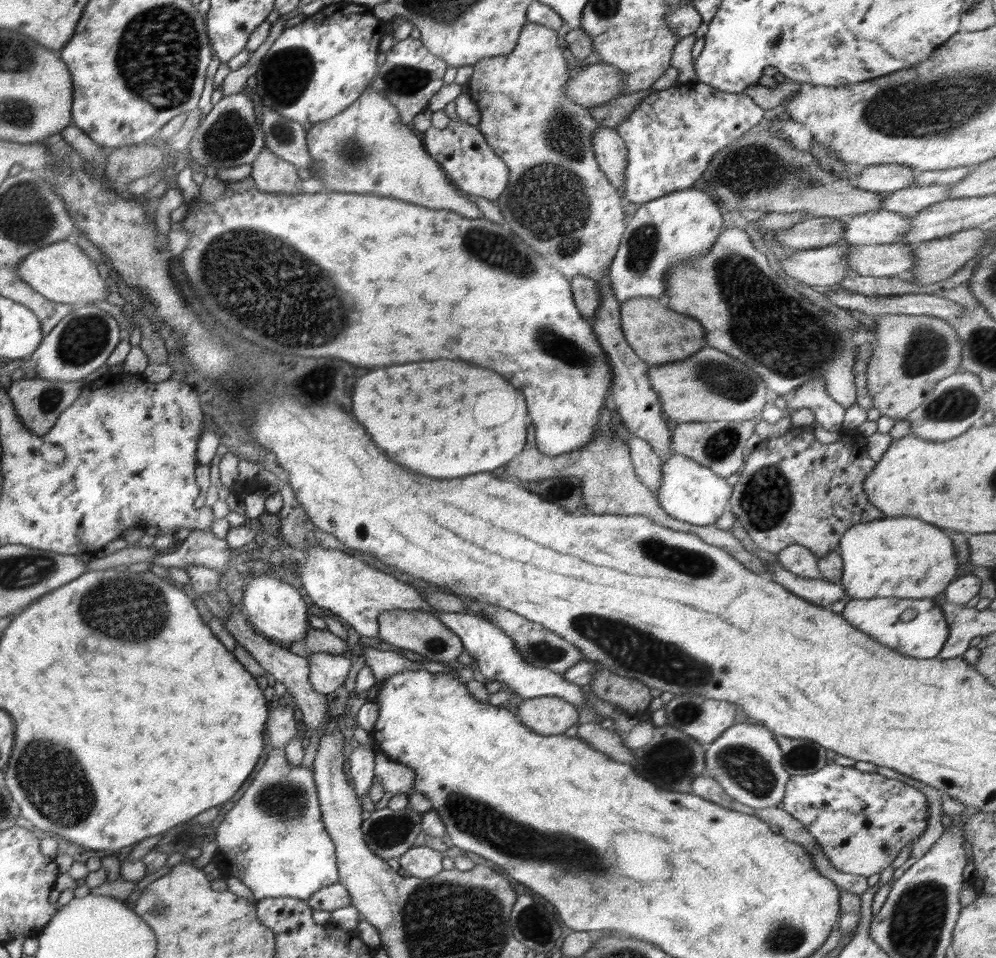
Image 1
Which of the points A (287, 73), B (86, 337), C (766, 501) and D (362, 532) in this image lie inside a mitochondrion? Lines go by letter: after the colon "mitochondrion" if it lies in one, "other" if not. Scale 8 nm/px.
A: mitochondrion
B: mitochondrion
C: mitochondrion
D: other

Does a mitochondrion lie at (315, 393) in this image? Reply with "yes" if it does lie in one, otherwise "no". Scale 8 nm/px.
no

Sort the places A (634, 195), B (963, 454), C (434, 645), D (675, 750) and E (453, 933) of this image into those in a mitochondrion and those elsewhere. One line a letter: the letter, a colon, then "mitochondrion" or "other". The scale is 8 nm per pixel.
A: other
B: other
C: mitochondrion
D: mitochondrion
E: mitochondrion

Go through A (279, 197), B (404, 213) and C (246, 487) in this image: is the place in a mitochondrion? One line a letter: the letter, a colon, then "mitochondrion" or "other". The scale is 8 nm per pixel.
A: other
B: other
C: other

